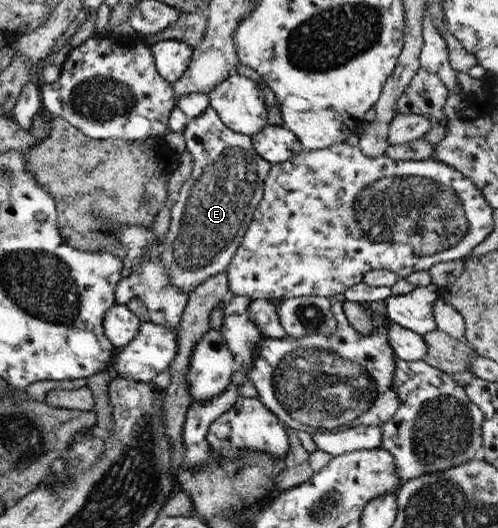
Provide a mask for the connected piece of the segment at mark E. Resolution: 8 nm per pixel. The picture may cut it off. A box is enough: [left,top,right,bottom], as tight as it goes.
[157,107,267,294]

